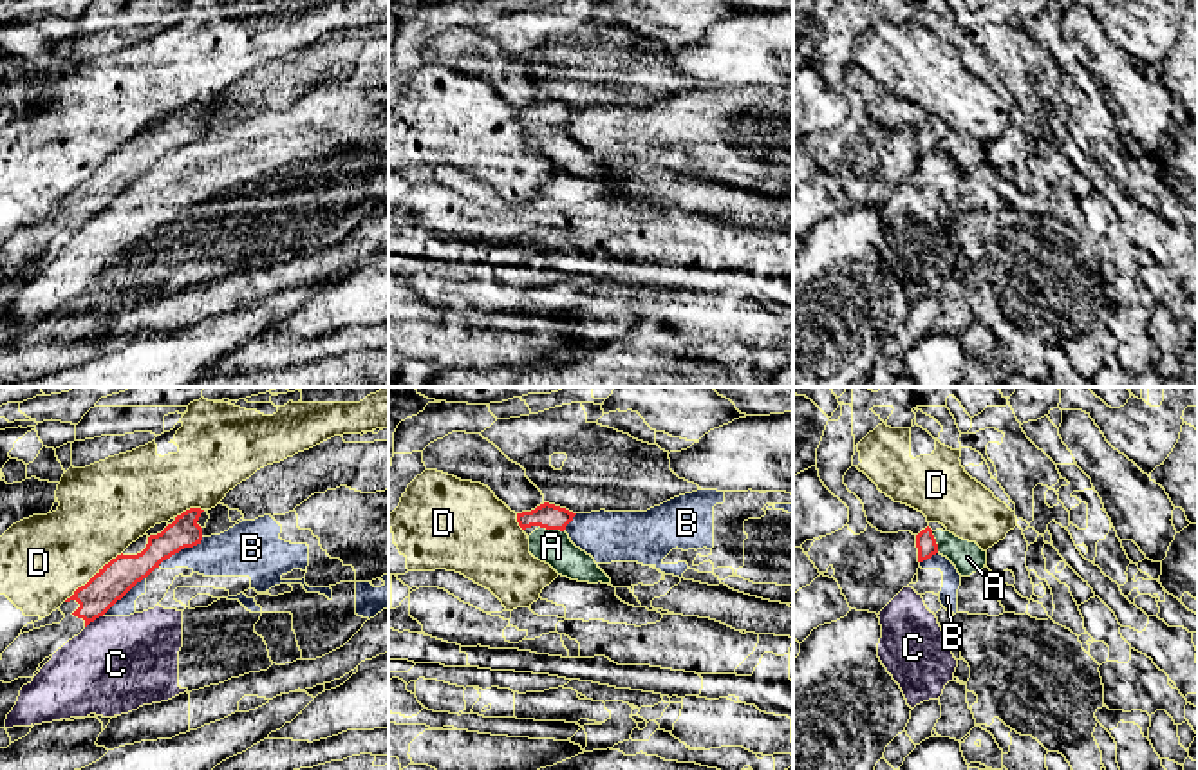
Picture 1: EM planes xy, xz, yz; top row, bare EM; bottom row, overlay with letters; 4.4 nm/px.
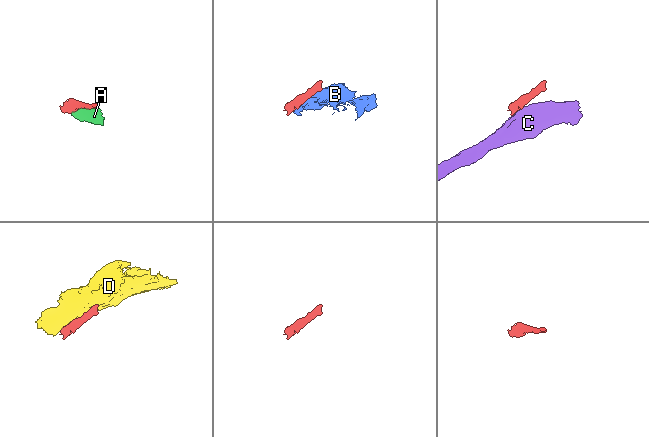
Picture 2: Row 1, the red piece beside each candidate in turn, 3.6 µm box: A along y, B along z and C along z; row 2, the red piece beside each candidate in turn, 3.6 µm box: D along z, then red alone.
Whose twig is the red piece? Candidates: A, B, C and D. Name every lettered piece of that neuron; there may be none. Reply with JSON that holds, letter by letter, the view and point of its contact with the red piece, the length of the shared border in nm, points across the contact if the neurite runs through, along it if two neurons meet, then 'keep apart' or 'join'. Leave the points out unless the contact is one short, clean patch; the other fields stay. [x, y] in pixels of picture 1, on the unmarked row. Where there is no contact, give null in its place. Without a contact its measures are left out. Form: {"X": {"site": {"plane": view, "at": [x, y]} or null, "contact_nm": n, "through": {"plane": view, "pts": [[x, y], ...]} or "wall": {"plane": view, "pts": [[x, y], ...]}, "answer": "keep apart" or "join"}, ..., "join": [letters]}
{"A": {"site": {"plane": "xz", "at": [552, 123]}, "contact_nm": 110, "answer": "join"}, "B": {"site": {"plane": "xy", "at": [179, 145]}, "contact_nm": 240, "answer": "keep apart"}, "C": {"site": {"plane": "xy", "at": [93, 215]}, "contact_nm": 100, "wall": {"plane": "xy", "pts": [[102, 210], [85, 223]]}, "answer": "keep apart"}, "D": {"site": {"plane": "xy", "at": [94, 170]}, "contact_nm": 340, "answer": "keep apart"}, "join": ["A"]}

